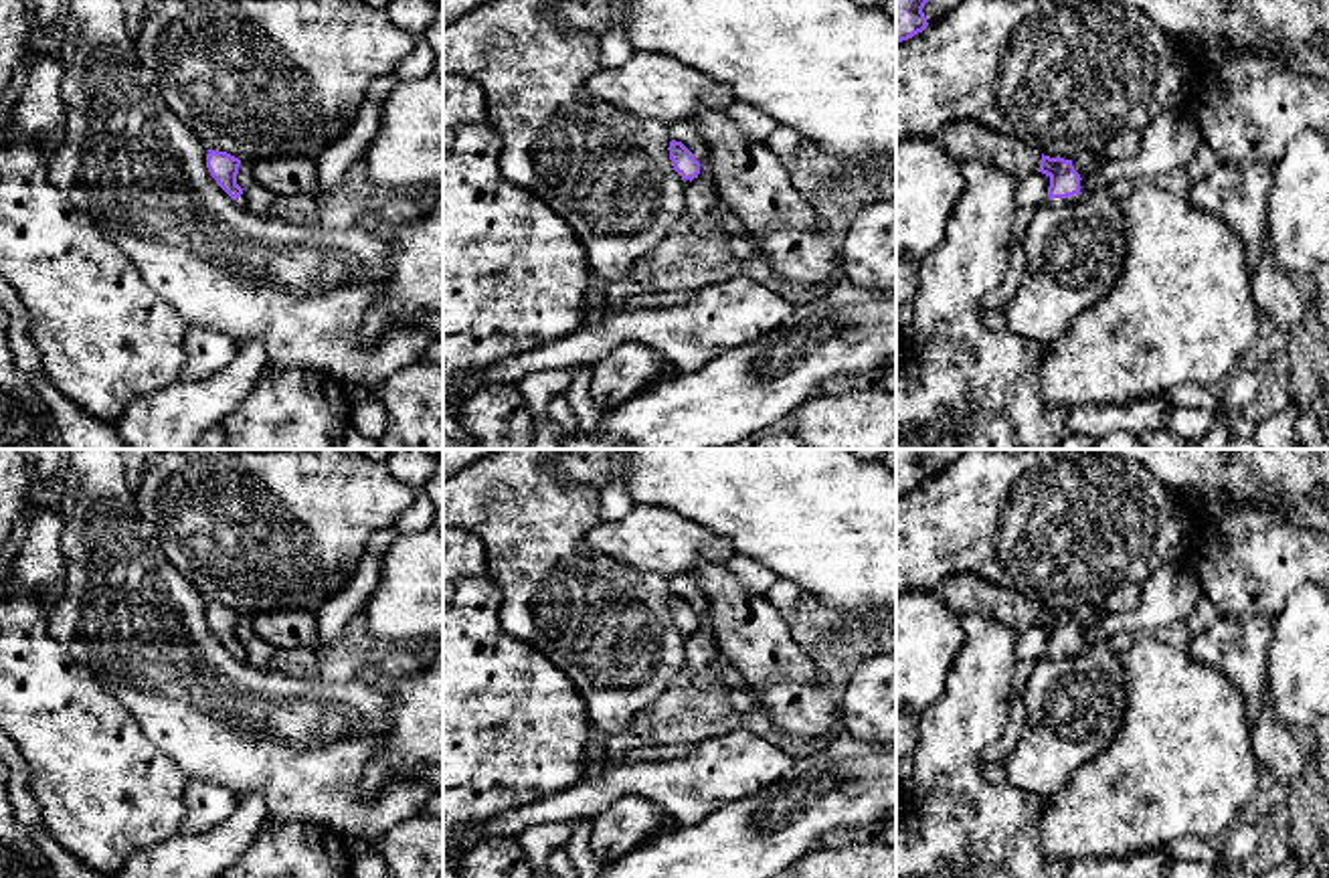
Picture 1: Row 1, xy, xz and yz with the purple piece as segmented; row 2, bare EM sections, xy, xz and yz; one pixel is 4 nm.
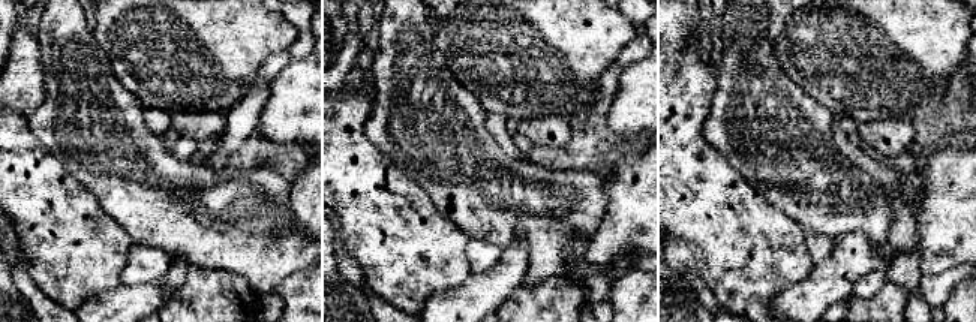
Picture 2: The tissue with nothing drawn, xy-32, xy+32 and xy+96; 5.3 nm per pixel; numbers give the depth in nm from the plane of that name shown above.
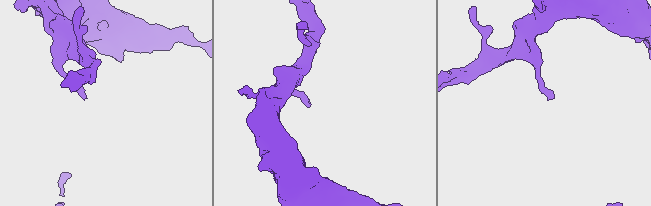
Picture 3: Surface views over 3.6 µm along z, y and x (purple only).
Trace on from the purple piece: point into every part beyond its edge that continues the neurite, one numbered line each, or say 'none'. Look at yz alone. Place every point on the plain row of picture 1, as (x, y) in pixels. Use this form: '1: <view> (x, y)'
1: yz (1071, 654)

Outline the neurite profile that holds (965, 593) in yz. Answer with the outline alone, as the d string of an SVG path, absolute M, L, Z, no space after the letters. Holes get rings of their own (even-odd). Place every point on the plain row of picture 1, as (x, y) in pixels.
M953 575L939 587L939 593L959 617L969 613L993 617L1017 633L1040 623L1040 603L1011 587L987 583L975 575Z

